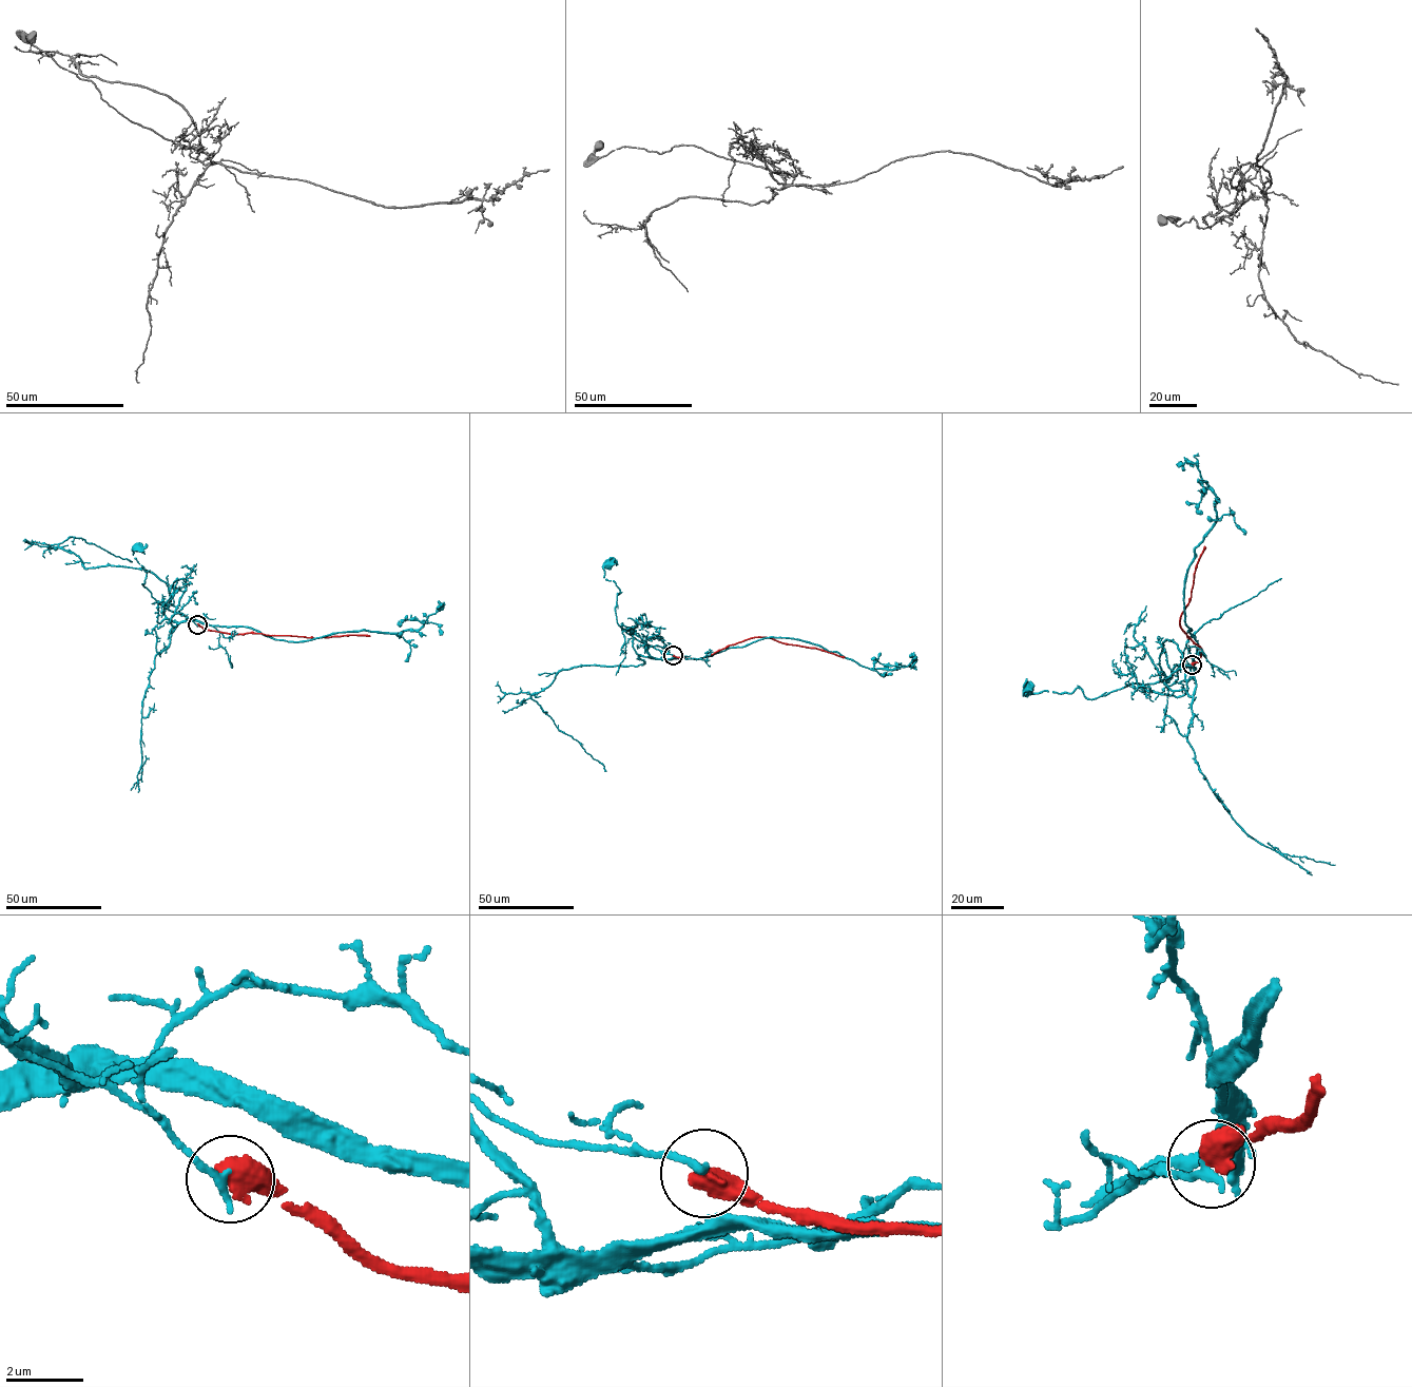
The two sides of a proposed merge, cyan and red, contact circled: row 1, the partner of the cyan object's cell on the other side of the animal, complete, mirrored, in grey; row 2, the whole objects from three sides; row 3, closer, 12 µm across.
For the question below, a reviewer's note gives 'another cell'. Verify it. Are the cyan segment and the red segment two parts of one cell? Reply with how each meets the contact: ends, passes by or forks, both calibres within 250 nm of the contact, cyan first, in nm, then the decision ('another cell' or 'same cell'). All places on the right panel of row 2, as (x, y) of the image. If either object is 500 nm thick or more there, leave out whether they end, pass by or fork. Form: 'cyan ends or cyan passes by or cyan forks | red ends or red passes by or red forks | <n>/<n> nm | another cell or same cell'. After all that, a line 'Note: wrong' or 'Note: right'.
240/700 nm | another cell
Note: right

